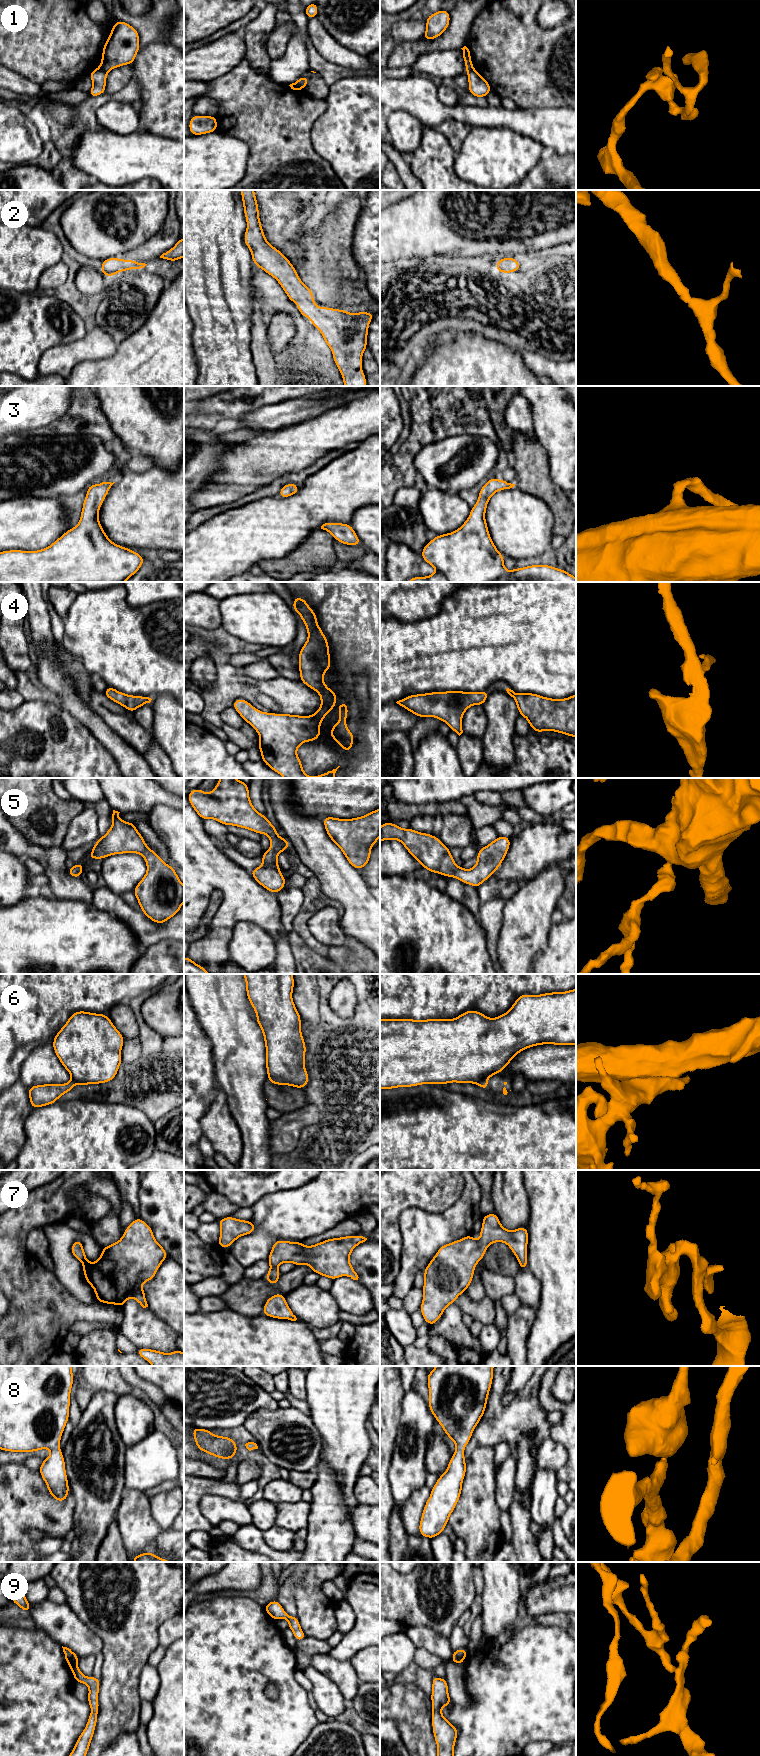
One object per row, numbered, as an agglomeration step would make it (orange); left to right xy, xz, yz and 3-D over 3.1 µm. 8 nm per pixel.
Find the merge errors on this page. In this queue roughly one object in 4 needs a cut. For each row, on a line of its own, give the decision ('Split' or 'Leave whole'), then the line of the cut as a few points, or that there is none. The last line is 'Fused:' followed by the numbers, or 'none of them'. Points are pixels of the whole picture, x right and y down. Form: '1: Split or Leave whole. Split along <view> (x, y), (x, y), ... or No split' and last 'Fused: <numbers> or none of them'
1: Split. Split along xy (99, 67), (106, 73)
2: Leave whole. No split
3: Leave whole. No split
4: Leave whole. No split
5: Leave whole. No split
6: Split. Split along yz (486, 1079), (481, 1079), (477, 1083)
7: Leave whole. No split
8: Leave whole. No split
9: Leave whole. No split
Fused: 1, 6

